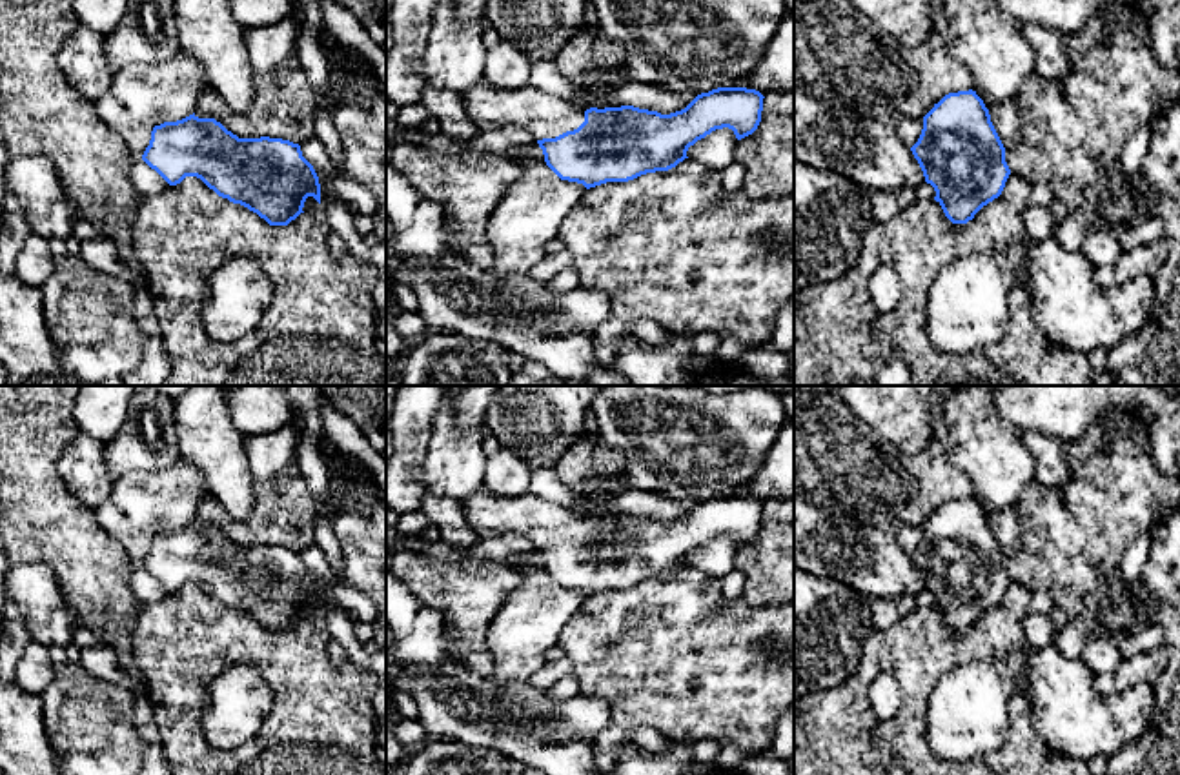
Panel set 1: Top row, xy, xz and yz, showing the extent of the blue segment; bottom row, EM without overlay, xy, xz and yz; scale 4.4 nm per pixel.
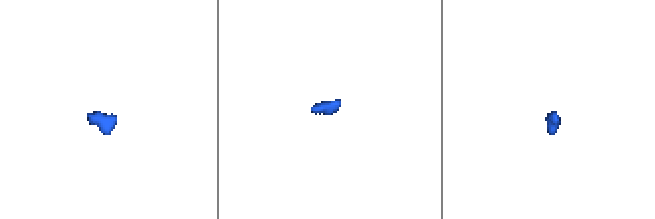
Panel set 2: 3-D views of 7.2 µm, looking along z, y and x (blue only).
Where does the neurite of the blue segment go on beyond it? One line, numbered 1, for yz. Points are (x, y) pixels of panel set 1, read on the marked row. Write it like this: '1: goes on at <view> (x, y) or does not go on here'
1: does not go on here

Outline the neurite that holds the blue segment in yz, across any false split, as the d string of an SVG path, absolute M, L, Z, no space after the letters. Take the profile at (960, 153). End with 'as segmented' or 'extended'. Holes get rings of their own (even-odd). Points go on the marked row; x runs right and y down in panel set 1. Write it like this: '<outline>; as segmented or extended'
M972 89L949 93L934 104L910 151L952 224L972 220L1002 195L1011 175L989 109Z; as segmented

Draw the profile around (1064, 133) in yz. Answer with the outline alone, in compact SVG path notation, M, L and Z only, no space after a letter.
M1113 2L1078 31L1067 35L1069 71L1063 78L1027 78L1020 93L989 107L991 122L1005 147L1005 162L1011 173L1020 175L1031 186L1047 184L1069 213L1082 218L1085 235L1100 222L1100 173L1116 164L1129 136L1162 109L1180 104L1180 75L1164 67L1151 49L1151 29L1140 7L1127 2Z

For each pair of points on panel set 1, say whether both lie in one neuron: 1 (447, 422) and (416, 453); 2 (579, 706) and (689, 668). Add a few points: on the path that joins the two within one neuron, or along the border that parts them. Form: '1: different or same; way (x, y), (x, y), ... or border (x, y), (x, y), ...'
1: different; border (443, 404), (434, 417), (423, 483)
2: different; border (579, 692), (609, 706), (609, 723), (592, 741)

